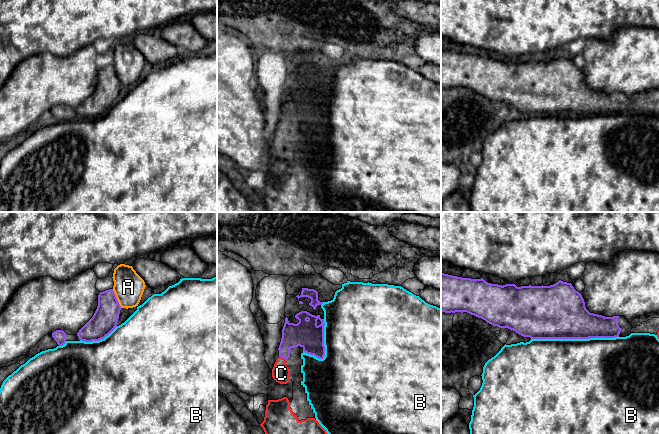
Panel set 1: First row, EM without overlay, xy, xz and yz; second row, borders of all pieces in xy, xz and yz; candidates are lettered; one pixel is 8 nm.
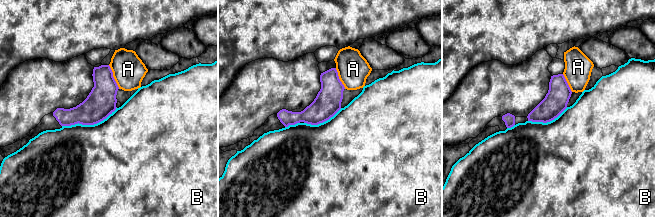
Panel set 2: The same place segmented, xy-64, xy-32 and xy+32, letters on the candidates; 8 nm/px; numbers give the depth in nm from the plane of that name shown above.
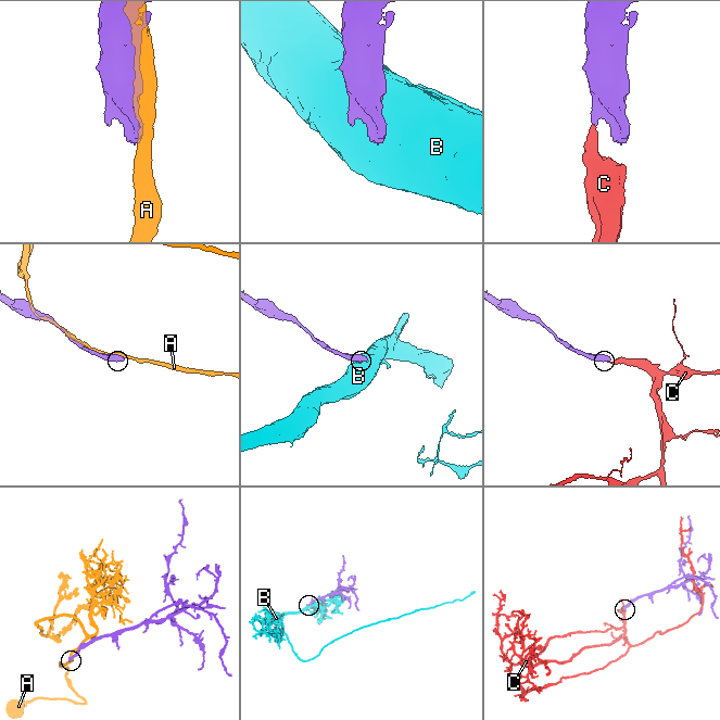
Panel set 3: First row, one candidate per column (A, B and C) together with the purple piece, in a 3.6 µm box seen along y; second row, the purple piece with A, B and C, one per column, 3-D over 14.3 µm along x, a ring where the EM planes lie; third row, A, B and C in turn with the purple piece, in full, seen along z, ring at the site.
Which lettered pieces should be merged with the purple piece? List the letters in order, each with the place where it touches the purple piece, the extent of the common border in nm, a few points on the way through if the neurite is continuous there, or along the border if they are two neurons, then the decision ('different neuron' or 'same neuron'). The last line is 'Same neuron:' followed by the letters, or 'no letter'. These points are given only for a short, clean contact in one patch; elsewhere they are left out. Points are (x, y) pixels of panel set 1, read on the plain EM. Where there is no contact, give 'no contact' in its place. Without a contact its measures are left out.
A: contact xy (116, 74); length 170 nm; different neuron
B: contact yz (574, 114); length 700 nm; different neuron
C: contact xz (283, 133); length 70 nm; way xz (304, 110), (284, 125), (283, 133), (281, 149); same neuron
Same neuron: C

